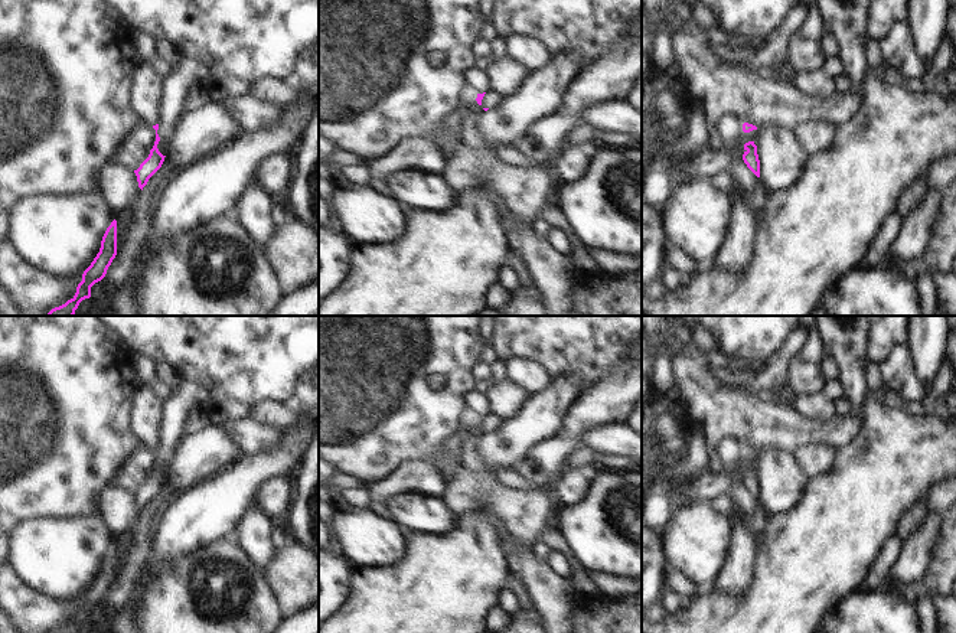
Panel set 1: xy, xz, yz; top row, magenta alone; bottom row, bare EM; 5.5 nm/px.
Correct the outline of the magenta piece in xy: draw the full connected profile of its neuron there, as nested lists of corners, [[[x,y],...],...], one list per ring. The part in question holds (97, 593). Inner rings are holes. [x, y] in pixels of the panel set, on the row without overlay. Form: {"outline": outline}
{"outline": [[[114,542],[102,559],[99,575],[91,585],[91,588],[84,594],[82,604],[78,607],[75,619],[65,627],[52,633],[76,633],[82,623],[91,620],[91,610],[105,600],[107,593],[111,588],[115,578],[117,544]]]}

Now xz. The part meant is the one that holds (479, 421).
{"outline": [[[487,414],[483,417],[477,417],[477,427],[483,430],[484,434],[490,431],[497,431],[503,425],[505,420],[502,420],[497,414]]]}

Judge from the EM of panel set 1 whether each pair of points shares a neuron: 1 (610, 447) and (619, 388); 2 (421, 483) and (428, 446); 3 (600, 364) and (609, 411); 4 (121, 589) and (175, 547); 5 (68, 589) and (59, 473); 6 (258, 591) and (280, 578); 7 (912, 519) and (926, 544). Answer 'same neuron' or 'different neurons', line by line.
1: different neurons
2: different neurons
3: different neurons
4: different neurons
5: different neurons
6: different neurons
7: different neurons

